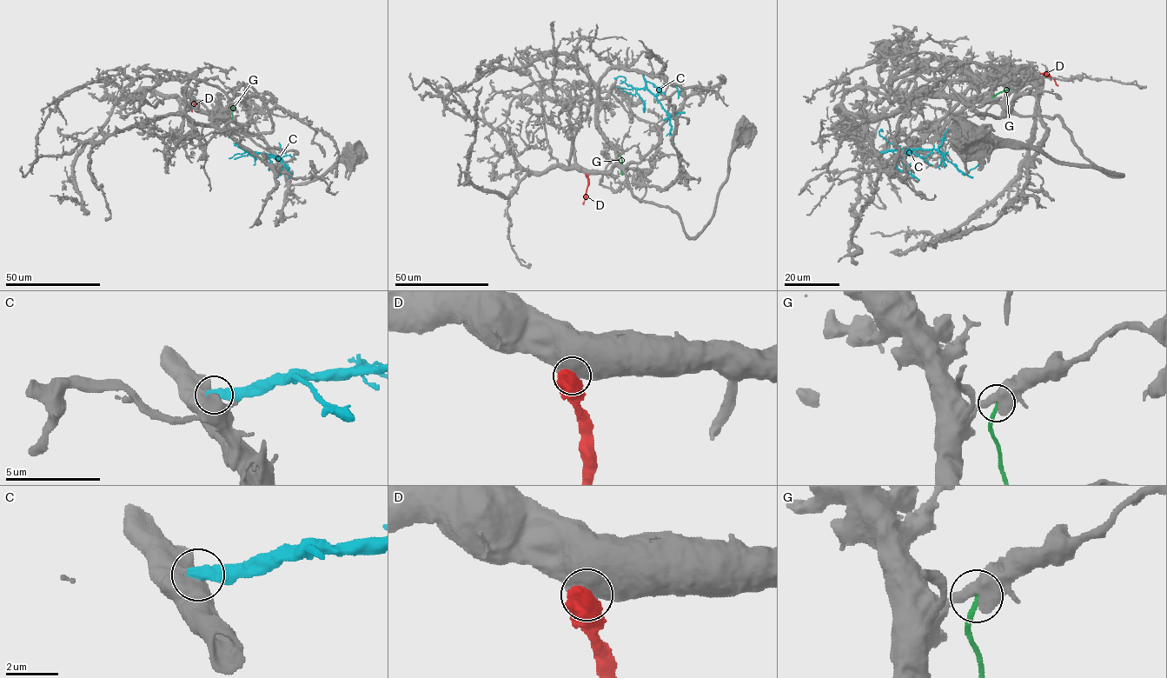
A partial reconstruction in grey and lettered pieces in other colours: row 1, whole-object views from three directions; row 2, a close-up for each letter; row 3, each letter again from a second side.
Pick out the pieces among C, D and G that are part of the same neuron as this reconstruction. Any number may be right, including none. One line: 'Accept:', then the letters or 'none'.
Accept: none

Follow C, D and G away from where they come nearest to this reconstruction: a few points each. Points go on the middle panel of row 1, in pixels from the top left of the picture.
C: (643, 74), (646, 86), (670, 117), (670, 132), (674, 143)
D: (586, 174), (587, 186), (583, 204)
G: (621, 153), (623, 174)

